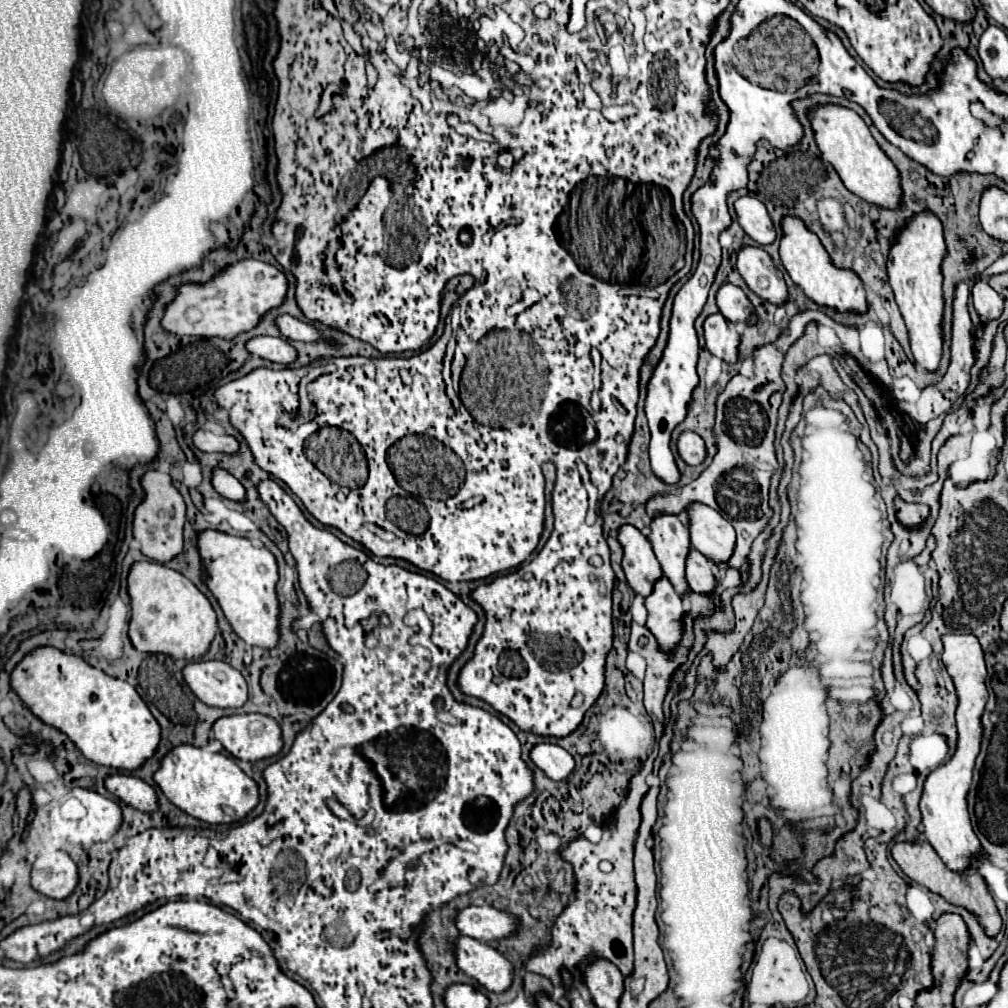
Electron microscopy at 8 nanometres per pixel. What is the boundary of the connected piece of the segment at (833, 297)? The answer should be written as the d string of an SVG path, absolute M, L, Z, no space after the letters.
M784 215L780 221L782 239L780 239L780 261L792 281L802 287L802 291L816 301L818 305L836 307L838 311L866 311L866 291L858 275L850 269L836 269L822 247L820 239L804 225L796 215Z

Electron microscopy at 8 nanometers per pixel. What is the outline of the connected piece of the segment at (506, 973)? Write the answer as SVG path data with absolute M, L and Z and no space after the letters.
M458 935L454 939L454 955L456 965L468 977L476 979L482 987L494 993L502 993L512 983L512 965L510 961L498 953L496 949L488 947L486 943Z

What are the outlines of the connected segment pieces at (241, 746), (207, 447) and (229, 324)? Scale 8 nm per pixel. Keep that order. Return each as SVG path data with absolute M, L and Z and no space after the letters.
M260 713L226 715L214 721L214 737L236 759L258 761L282 749L280 727L272 717Z
M198 429L198 431L194 433L192 441L194 441L194 447L196 447L196 449L208 453L217 452L235 455L239 450L239 444L234 437L214 435L214 433L208 431L208 429Z
M242 259L226 265L206 283L186 283L180 285L176 297L166 305L164 317L160 321L166 333L174 335L198 335L198 337L224 337L232 339L242 331L250 331L258 325L258 319L280 305L286 297L288 281L286 275L256 259Z

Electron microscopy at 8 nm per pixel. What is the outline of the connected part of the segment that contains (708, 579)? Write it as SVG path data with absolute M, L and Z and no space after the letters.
M690 547L688 555L686 555L686 581L688 587L696 593L708 593L714 589L714 573L716 565L708 559L702 557L702 553L698 553L698 549Z

